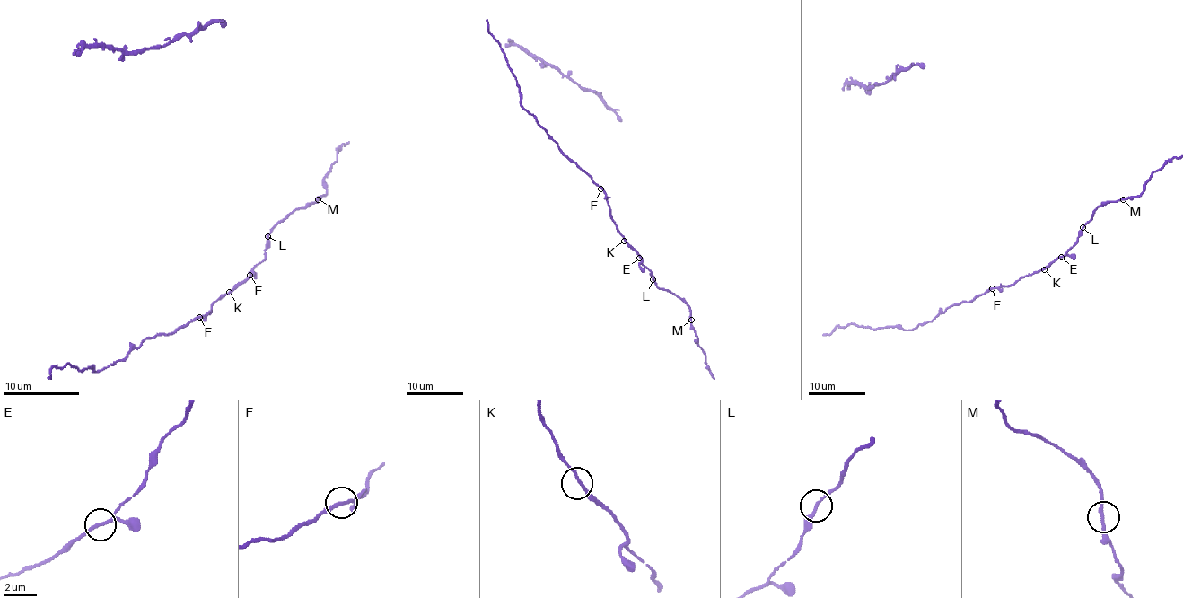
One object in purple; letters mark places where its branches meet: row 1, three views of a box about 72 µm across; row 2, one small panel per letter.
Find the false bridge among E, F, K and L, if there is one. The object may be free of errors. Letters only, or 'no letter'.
L

